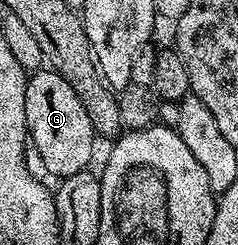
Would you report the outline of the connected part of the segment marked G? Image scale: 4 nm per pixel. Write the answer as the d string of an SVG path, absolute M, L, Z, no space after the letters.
M42 68L27 79L25 88L25 120L30 145L39 153L43 166L55 177L62 180L77 172L88 169L95 154L97 135L89 120L89 112L85 112L85 104L65 84L65 80L57 71Z

